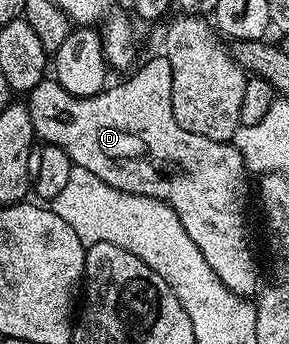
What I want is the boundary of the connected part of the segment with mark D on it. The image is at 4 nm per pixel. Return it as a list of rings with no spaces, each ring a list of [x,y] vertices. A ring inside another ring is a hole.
[[[157,53],[154,59],[147,60],[139,67],[132,72],[134,75],[126,83],[117,83],[95,96],[72,96],[53,77],[42,79],[27,95],[33,134],[42,144],[63,149],[74,167],[95,173],[99,181],[107,181],[107,185],[123,193],[146,195],[173,207],[183,229],[187,229],[191,241],[199,245],[199,251],[203,257],[207,257],[207,263],[211,269],[215,269],[219,281],[223,281],[223,285],[227,285],[227,289],[236,295],[252,296],[258,290],[259,282],[257,259],[253,256],[249,231],[245,228],[247,170],[244,159],[232,142],[220,143],[199,137],[199,133],[187,133],[187,129],[175,121],[171,105],[171,65],[163,53]]]

